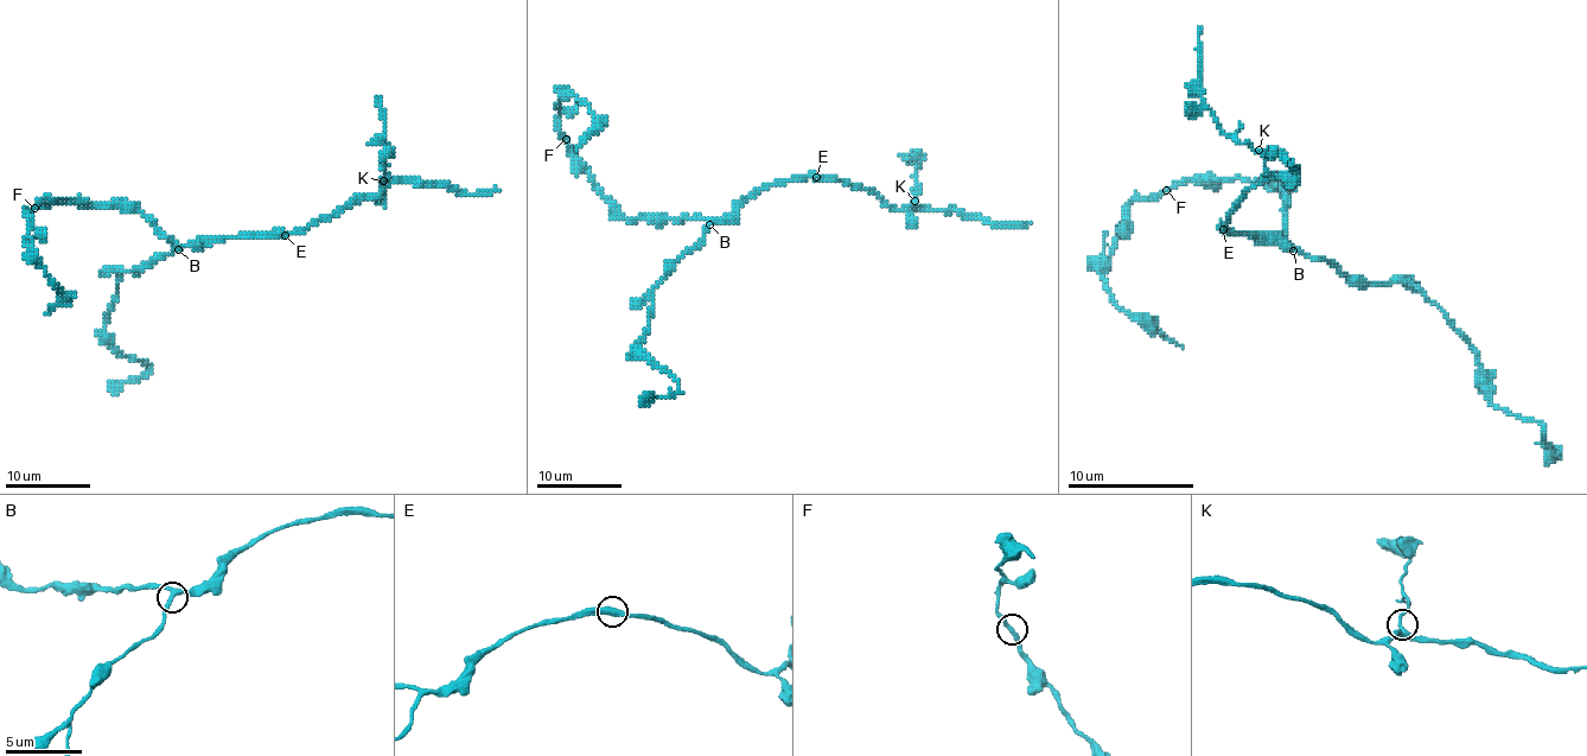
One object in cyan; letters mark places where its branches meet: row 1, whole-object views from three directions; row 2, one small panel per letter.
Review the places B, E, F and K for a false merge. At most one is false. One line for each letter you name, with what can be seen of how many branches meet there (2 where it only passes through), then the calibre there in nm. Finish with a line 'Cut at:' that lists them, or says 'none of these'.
Cut at: none of these

